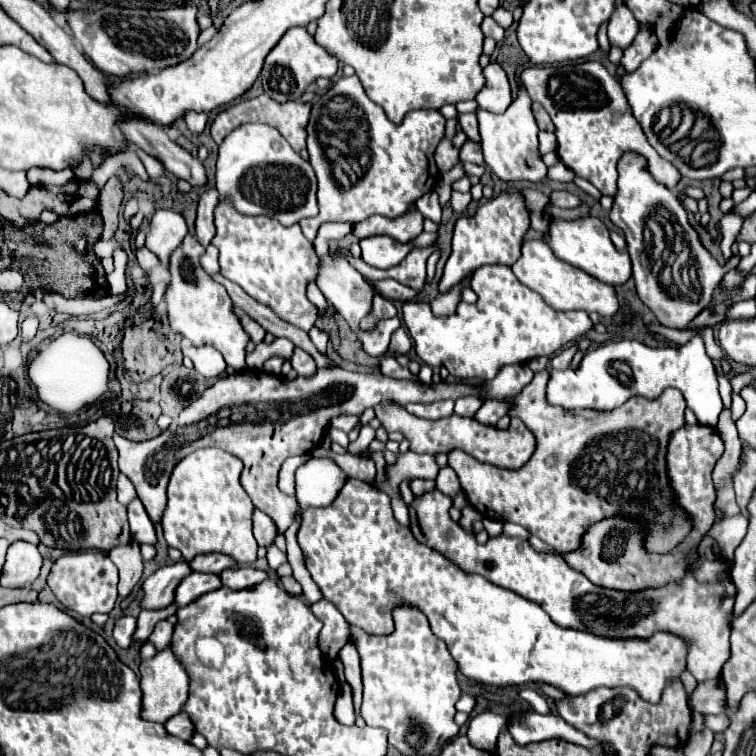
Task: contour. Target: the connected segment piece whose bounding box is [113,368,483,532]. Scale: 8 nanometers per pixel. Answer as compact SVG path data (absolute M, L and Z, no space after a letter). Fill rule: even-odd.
M319 368L313 378L287 380L283 376L273 376L267 372L241 372L235 376L225 376L207 388L199 400L191 402L177 420L157 438L145 442L131 442L119 434L113 442L119 450L119 470L135 484L137 496L141 498L153 524L161 522L161 514L167 506L167 484L173 466L189 456L193 450L217 446L231 452L243 462L241 484L249 492L253 504L271 516L279 528L285 532L293 522L293 512L297 510L295 498L285 496L277 488L277 474L281 464L289 456L313 452L327 432L333 416L357 414L361 416L365 408L373 408L381 402L397 402L401 406L409 402L437 402L437 400L457 400L461 396L481 396L479 386L471 384L423 384L413 380L397 380L381 372L359 374L341 368L323 370Z

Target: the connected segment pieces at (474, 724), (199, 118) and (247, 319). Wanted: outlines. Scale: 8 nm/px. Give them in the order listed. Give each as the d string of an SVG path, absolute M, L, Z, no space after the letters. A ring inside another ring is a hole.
M483 712L469 722L469 740L475 748L481 750L495 750L497 746L497 736L501 730L507 730L509 716L493 714L493 712Z
M189 112L189 114L185 114L185 122L193 134L201 134L207 124L207 114L205 112Z
M233 308L233 312L235 312L235 316L241 320L241 326L249 332L249 336L251 336L251 342L255 342L255 344L259 344L263 338L265 338L265 330L249 316L249 314L245 314L243 310L239 310L239 308Z

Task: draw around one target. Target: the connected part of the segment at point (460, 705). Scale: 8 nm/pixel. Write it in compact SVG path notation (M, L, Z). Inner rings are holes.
M463 694L457 702L457 710L465 712L465 714L471 714L475 710L475 706L477 706L477 700L475 700L473 694Z

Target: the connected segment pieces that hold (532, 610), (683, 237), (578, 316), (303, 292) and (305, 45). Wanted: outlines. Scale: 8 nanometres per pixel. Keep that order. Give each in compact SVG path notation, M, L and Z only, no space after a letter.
M349 478L331 506L309 506L303 512L303 524L297 532L297 542L303 550L307 570L311 572L311 578L319 586L323 598L333 602L351 626L357 626L367 634L391 634L393 606L399 602L415 604L429 618L433 634L445 640L447 650L459 664L459 670L483 684L519 686L527 682L547 682L571 696L587 694L589 690L601 686L629 686L643 700L657 704L665 686L673 678L679 678L687 668L687 642L683 638L657 632L653 638L641 642L639 638L597 638L595 634L561 628L551 622L549 614L545 614L541 606L511 590L493 586L479 574L467 574L459 570L443 554L417 542L409 528L401 528L393 516L391 498L377 486L361 480Z
M633 152L625 154L619 160L617 186L619 190L609 216L611 222L625 232L637 294L663 326L685 330L687 324L709 306L713 290L733 264L723 266L709 254L699 240L699 232L689 224L687 210L671 190L651 178L645 158Z
M481 266L471 278L471 288L477 292L479 300L475 304L459 304L457 310L449 316L435 316L431 306L425 302L407 302L403 306L403 320L411 338L415 340L417 356L429 366L445 366L451 376L459 380L491 380L501 366L521 364L535 356L551 356L567 342L583 336L593 328L593 322L587 312L559 312L553 310L537 292L523 286L509 266Z
M225 200L225 202L219 202L215 208L215 228L217 228L217 234L213 238L213 244L219 248L219 272L227 280L239 284L251 298L255 298L261 304L267 304L279 318L309 332L317 320L317 308L307 298L307 284L317 280L321 260L315 254L313 242L309 242L303 236L301 226L293 224L287 228L287 226L281 226L281 222L267 216L241 214L233 208L229 200Z
M293 28L285 32L285 38L281 38L281 42L265 58L261 80L265 94L269 94L275 102L287 102L299 100L311 82L315 82L317 78L331 78L335 76L335 72L337 58L321 48L305 28Z

